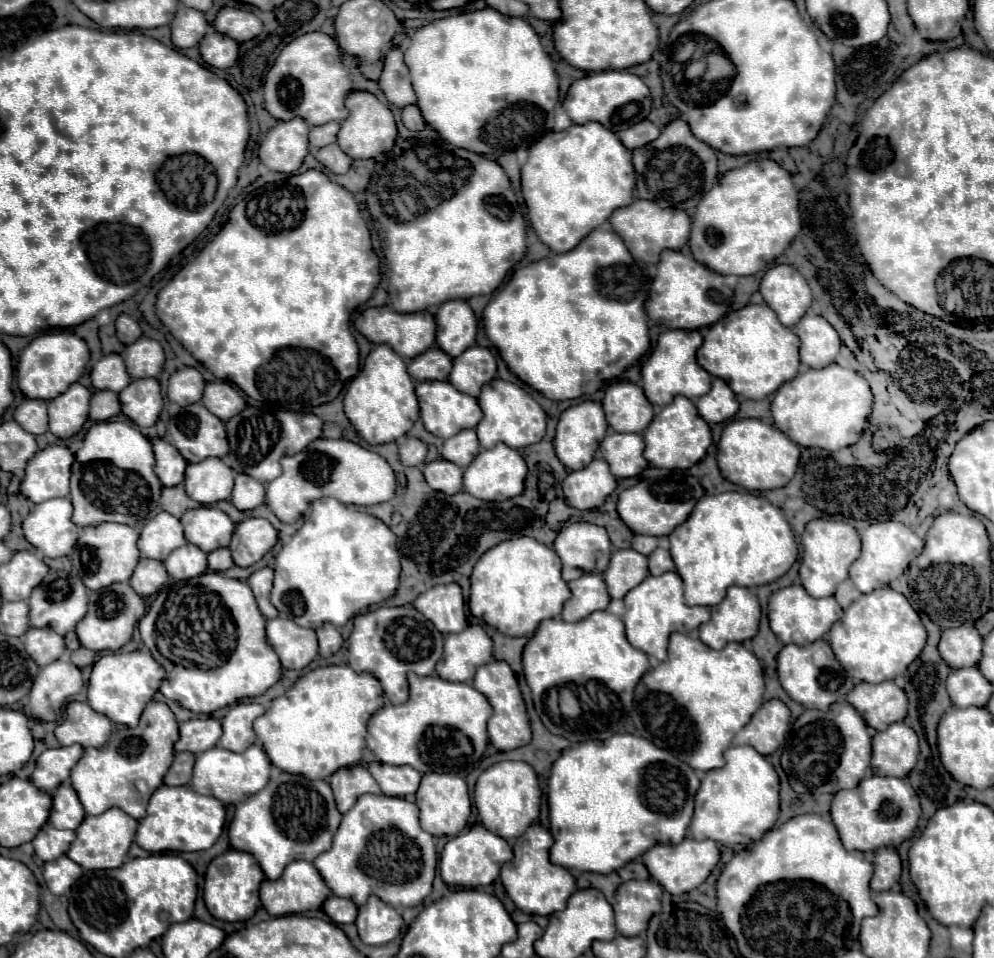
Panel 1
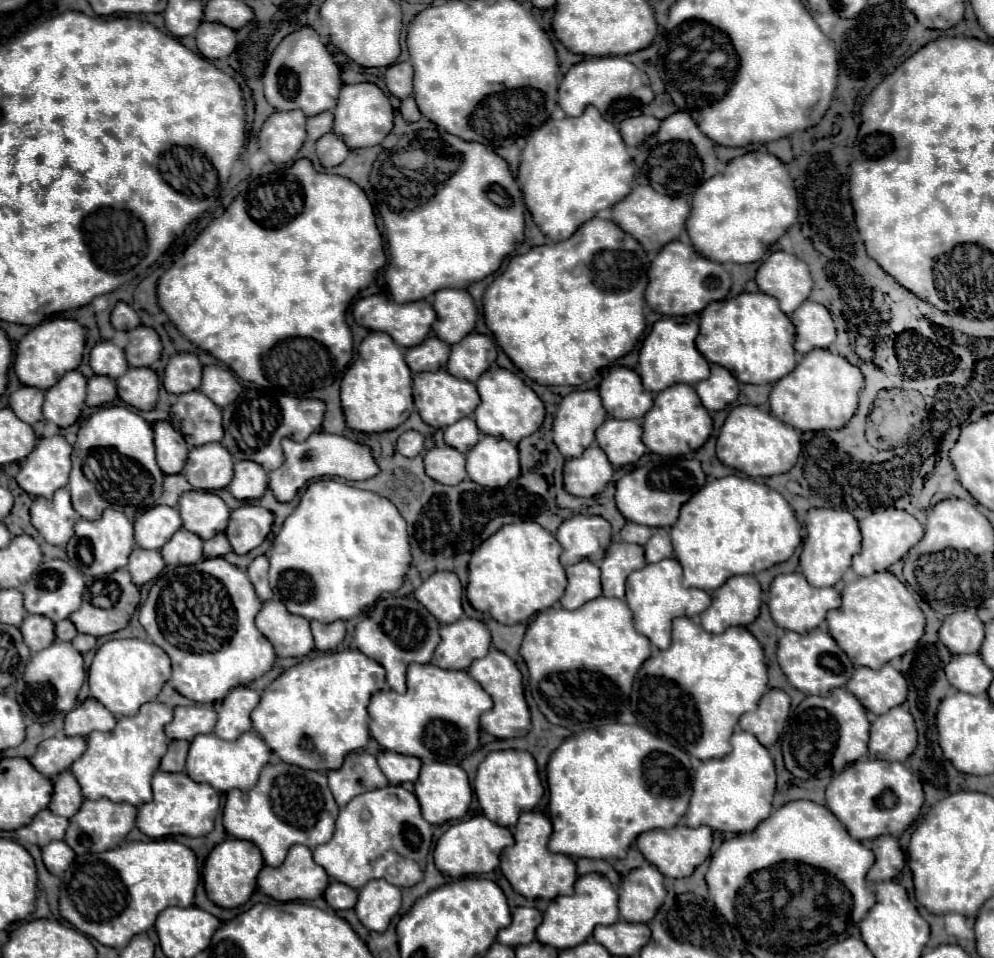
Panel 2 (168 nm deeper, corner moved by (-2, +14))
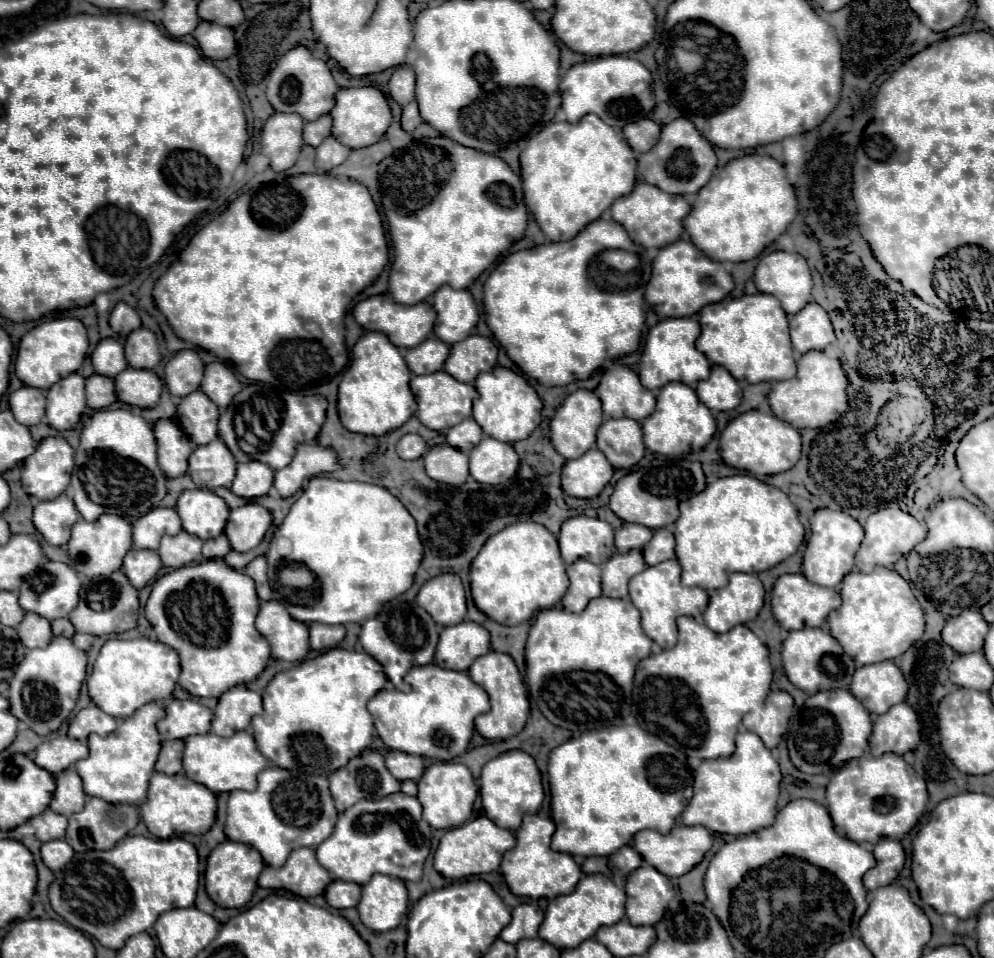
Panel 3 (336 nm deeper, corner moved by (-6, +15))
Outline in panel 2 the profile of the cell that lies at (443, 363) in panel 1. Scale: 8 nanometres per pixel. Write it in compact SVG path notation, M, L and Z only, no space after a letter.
M430 335L422 345L416 345L406 351L406 363L412 369L412 373L420 371L436 371L446 369L450 357L450 345L440 341L436 335Z

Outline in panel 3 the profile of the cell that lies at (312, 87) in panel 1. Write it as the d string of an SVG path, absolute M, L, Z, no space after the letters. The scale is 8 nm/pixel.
M298 44L288 50L276 64L276 68L268 76L266 98L274 106L276 112L296 112L306 122L318 120L334 108L334 94L338 92L338 84L332 78L328 64L320 58L314 58L308 48Z

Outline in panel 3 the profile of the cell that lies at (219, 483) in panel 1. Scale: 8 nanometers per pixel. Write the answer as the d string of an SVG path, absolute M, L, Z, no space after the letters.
M216 438L212 444L194 448L192 456L188 458L188 474L198 488L230 488L236 476L236 460L232 452L228 452L228 446Z

